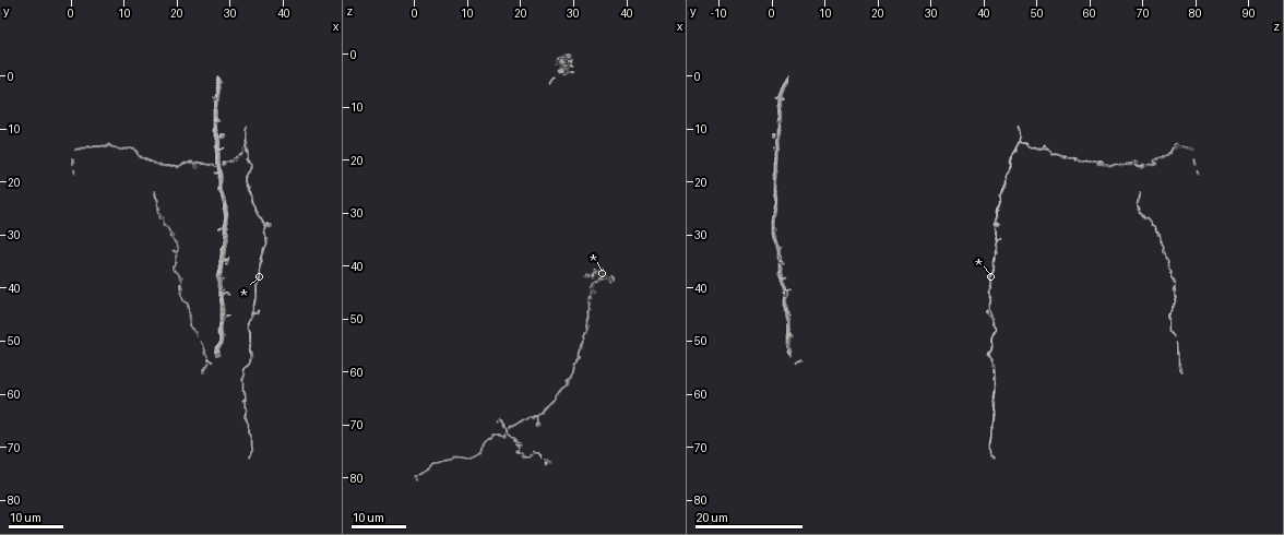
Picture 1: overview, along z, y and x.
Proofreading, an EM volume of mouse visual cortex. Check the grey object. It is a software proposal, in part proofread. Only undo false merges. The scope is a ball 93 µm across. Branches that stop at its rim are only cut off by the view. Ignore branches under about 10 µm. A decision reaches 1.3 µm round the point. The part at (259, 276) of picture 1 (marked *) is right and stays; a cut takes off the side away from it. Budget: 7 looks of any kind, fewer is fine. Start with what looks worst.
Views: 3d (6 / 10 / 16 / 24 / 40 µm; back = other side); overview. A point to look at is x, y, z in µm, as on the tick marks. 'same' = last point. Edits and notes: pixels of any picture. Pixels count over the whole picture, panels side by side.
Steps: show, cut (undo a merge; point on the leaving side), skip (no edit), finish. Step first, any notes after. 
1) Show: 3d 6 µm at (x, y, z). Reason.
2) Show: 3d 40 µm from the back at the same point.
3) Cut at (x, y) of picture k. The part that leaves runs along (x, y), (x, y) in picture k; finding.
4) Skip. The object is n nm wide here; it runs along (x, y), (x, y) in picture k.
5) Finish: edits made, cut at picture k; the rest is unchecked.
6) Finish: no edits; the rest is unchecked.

Show: 3d 24 µm at (33.0, 12.5, 46.5). Sudden change in width.

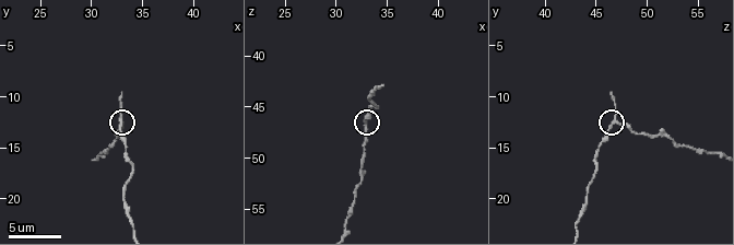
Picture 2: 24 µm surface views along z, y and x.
Show: 3d 10 µm at (32.8, 12.8, 46.4).

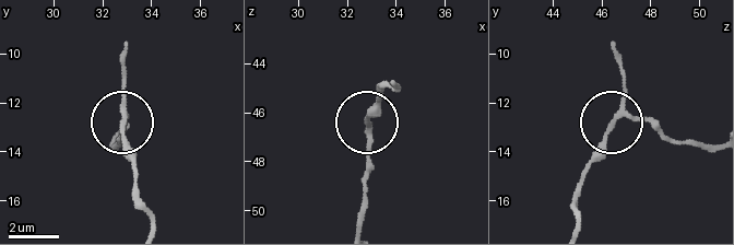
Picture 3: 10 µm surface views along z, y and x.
Skip. The object is 180 nm wide here; it runs along (576, 225), (583, 170), (613, 121), (644, 119), (693, 144) in picture 3; all the same neuron.

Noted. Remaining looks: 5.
Show: 3d 24 µm at (23.5, 16.5, 68.0). Two arms in line, one across.

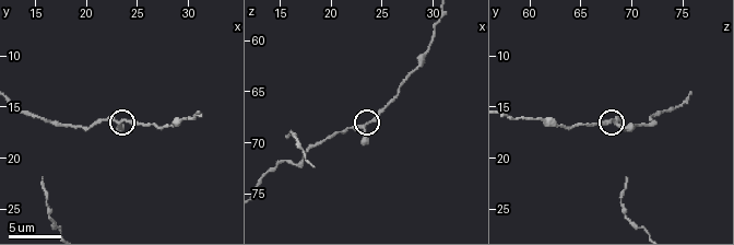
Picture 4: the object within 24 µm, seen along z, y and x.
Show: 3d 6 µm at (23.8, 16.2, 68.0).

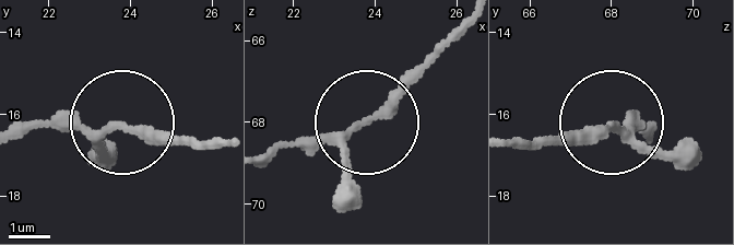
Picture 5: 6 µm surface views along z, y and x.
Show: 3d 6 µm from the back at (23.65, 16.30, 68.00). From behind.

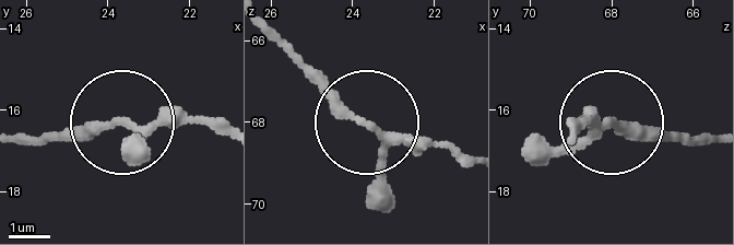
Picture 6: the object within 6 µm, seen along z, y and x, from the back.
Skip. The object is 190 nm wide here; it runs along (707, 141), (654, 141), (581, 120) in picture 6; all the same neuron.

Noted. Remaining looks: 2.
Show: 3d 10 µm at (31.8, 15.0, 54.4). Sudden change in width.

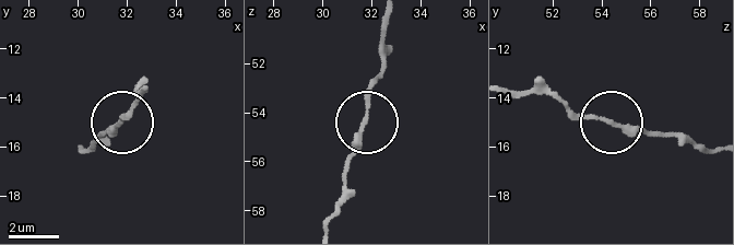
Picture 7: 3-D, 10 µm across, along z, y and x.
Skip. It runs along (387, 22), (381, 72), (343, 195) in picture 7; one neuron here.

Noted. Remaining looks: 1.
Finish: no edits; the rest is unchecked.

